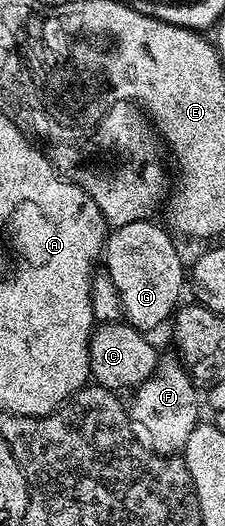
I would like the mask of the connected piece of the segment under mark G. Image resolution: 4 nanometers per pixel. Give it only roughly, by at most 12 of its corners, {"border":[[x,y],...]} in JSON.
{"border":[[164,226],[112,228],[103,267],[124,322],[176,312],[187,267]]}

